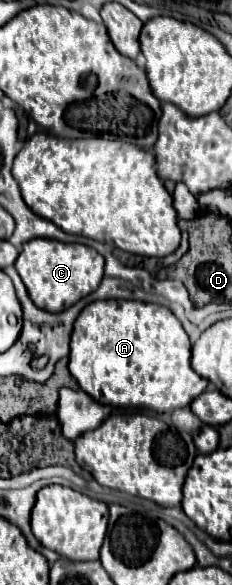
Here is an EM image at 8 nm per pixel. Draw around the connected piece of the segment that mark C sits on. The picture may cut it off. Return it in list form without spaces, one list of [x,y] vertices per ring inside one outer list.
[[[36,238],[22,246],[16,270],[28,290],[30,300],[48,312],[62,312],[70,304],[94,292],[104,276],[104,258],[84,244],[64,244],[58,240]]]

